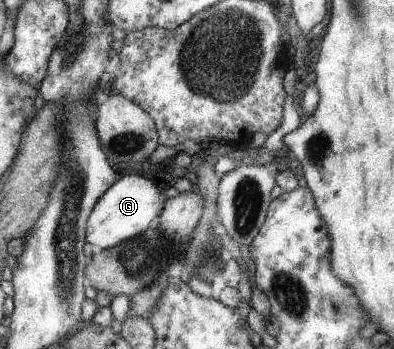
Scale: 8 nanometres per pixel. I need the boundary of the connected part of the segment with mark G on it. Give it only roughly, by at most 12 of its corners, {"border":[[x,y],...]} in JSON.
{"border":[[121,177],[95,205],[87,242],[116,247],[158,227],[169,198]]}

